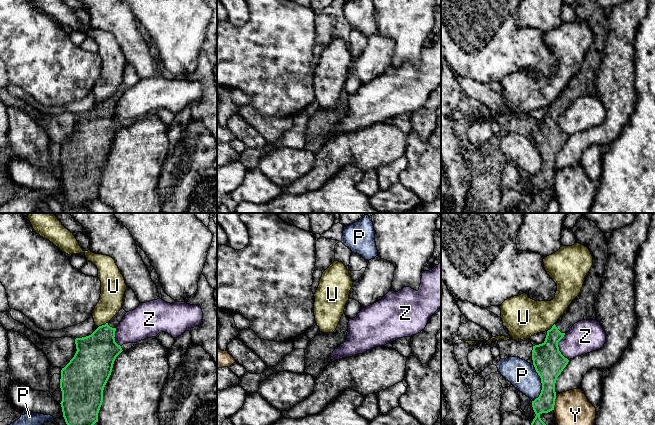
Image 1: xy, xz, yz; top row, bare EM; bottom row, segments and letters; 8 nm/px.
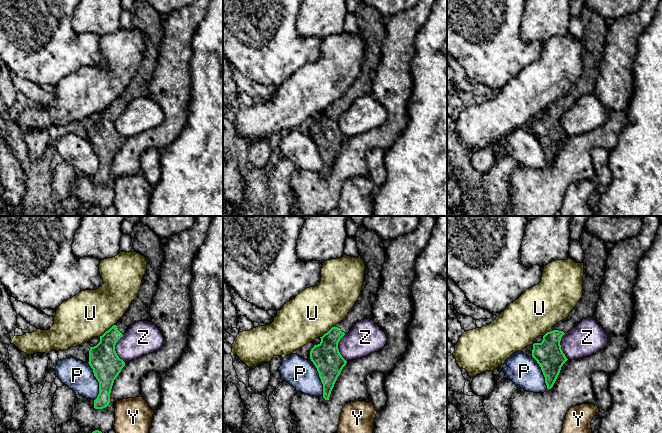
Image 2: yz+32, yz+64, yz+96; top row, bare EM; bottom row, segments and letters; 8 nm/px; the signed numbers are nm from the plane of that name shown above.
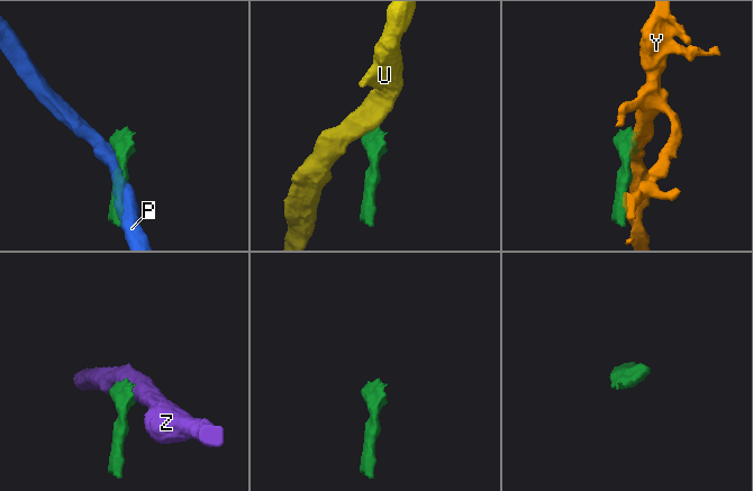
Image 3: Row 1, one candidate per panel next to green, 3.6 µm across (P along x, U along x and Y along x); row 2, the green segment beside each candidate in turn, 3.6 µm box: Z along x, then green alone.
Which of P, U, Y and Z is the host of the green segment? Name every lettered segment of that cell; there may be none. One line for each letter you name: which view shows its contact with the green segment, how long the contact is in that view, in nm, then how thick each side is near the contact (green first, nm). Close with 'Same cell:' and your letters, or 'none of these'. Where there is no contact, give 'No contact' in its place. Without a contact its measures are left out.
Same cell: none of these

